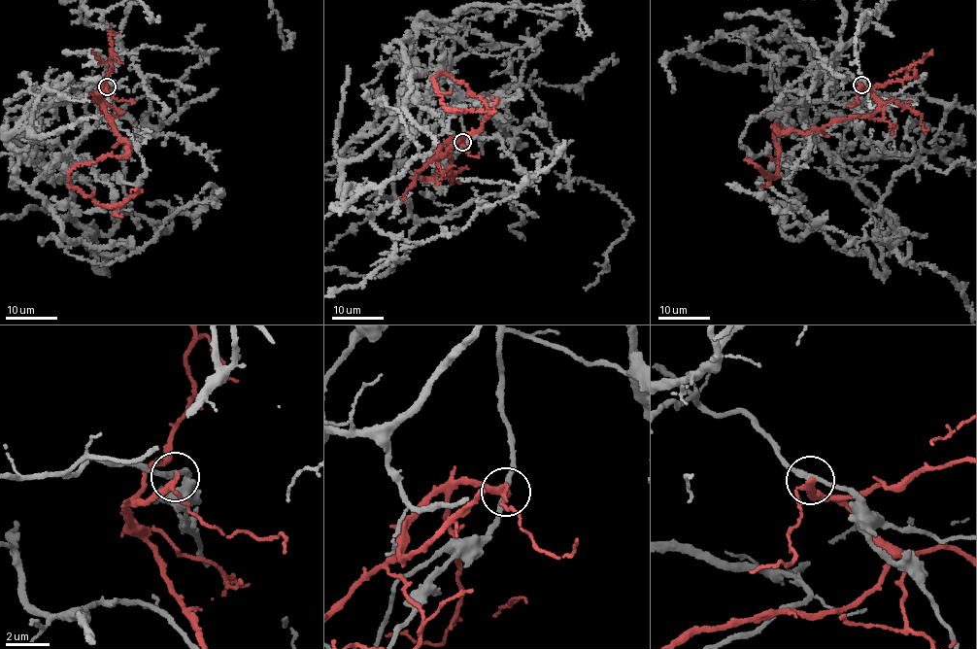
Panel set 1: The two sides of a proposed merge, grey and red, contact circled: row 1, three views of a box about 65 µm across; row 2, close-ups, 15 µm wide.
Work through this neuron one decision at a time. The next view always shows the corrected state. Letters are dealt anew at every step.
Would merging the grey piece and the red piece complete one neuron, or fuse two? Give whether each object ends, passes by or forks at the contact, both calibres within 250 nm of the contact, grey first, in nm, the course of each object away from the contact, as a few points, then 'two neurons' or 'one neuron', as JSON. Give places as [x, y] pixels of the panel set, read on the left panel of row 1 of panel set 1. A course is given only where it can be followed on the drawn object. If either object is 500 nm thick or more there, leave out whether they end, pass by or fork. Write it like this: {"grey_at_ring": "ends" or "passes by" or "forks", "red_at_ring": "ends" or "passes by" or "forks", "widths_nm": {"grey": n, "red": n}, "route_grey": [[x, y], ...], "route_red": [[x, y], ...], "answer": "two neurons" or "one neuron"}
{"grey_at_ring": "passes by", "red_at_ring": "passes by", "widths_nm": {"grey": 220, "red": 260}, "route_grey": [[107, 86], [50, 92], [86, 126], [63, 219], [104, 233], [124, 150], [178, 113], [205, 25]], "route_red": [[107, 86], [96, 97], [128, 153], [80, 164], [68, 183], [104, 206], [140, 191], [131, 191]], "answer": "two neurons"}

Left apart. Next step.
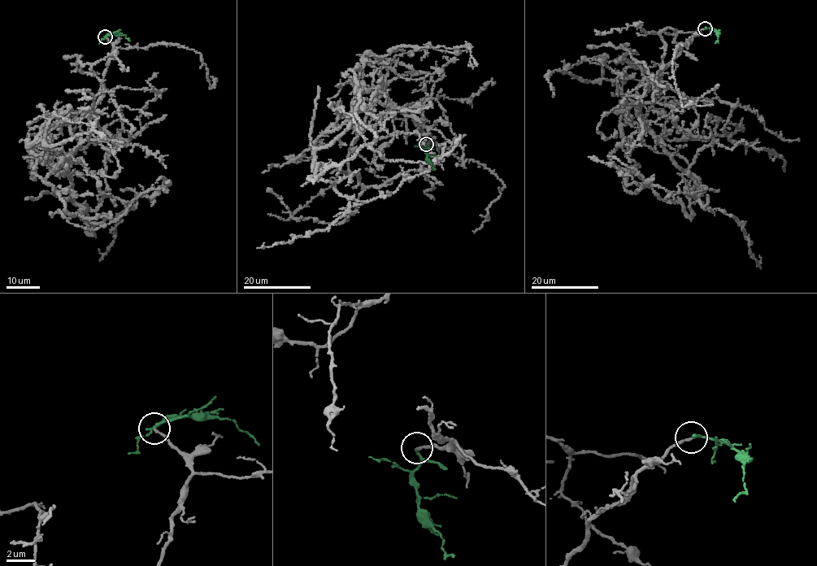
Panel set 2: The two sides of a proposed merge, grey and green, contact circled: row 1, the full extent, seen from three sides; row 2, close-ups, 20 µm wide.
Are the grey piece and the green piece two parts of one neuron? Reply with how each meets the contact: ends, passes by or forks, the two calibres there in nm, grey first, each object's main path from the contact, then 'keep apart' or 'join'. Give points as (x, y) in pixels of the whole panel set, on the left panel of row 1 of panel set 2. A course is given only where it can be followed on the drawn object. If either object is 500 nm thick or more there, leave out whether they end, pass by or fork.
grey ends; green passes by; calibres 170 and 130 nm; course grey (105, 37), (113, 52), (89, 137), (69, 158), (66, 200), (97, 208), (106, 154), (141, 130), (158, 73); course green (105, 37), (111, 33), (123, 35), (130, 41); join

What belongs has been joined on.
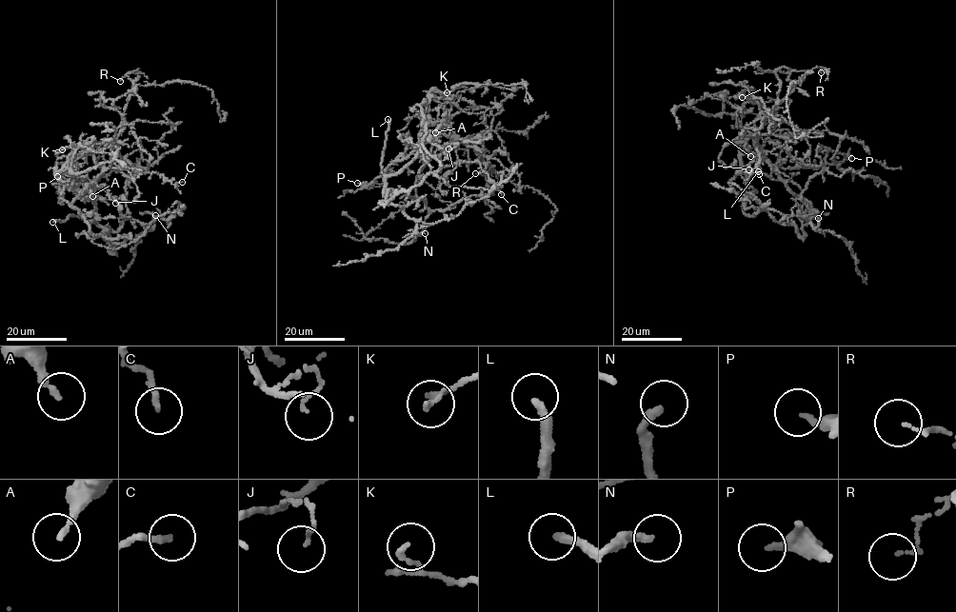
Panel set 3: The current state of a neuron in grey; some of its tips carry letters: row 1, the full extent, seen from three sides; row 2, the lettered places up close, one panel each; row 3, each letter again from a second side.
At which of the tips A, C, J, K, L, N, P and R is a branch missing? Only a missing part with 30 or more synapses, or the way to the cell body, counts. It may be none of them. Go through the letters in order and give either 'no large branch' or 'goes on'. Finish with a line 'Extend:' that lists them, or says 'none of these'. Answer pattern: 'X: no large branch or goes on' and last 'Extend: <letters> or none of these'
A: no large branch
C: no large branch
J: no large branch
K: no large branch
L: goes on
N: goes on
P: no large branch
R: no large branch
Extend: L, N

